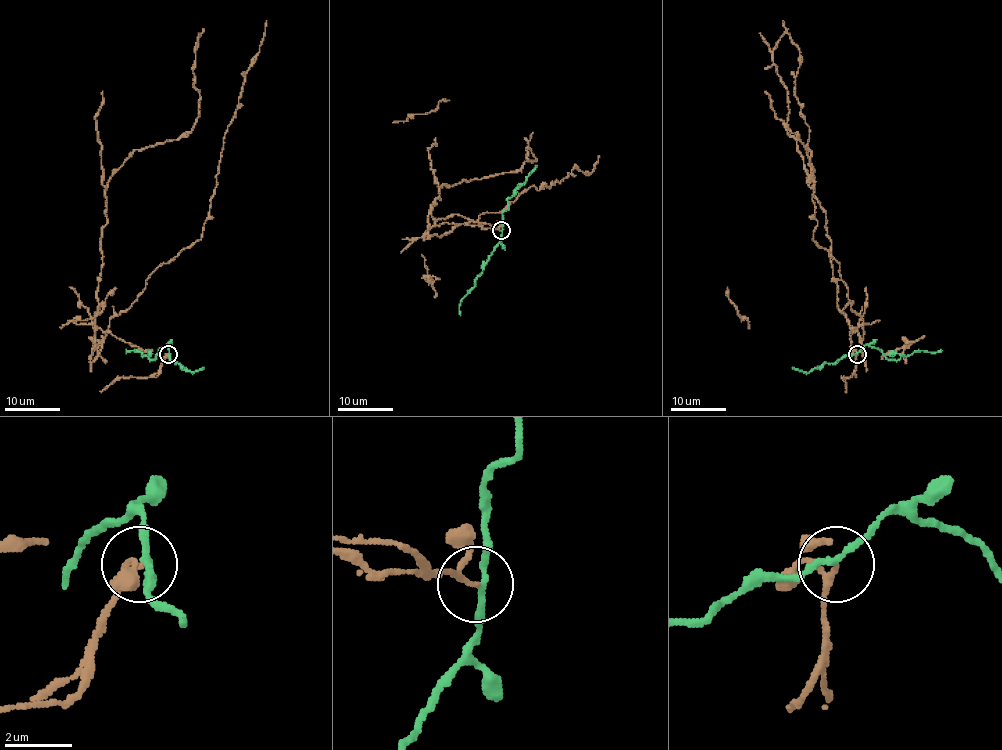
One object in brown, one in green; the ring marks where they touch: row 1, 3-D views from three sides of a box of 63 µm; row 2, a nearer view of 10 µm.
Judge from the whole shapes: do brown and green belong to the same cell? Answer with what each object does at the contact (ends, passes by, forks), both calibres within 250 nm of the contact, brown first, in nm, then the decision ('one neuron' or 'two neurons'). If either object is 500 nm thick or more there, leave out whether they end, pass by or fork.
brown passes by | green passes by | 140/160 nm | two neurons

